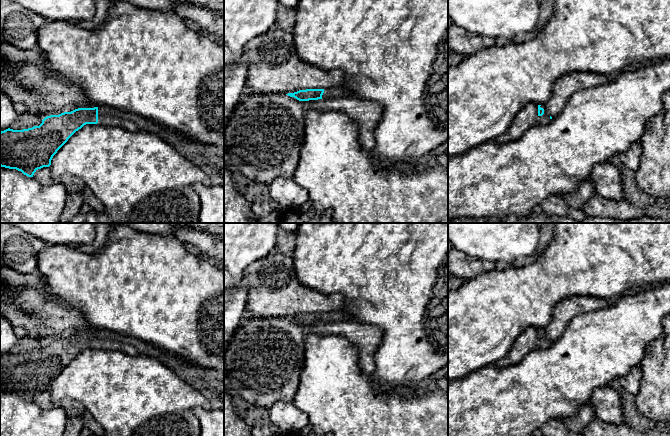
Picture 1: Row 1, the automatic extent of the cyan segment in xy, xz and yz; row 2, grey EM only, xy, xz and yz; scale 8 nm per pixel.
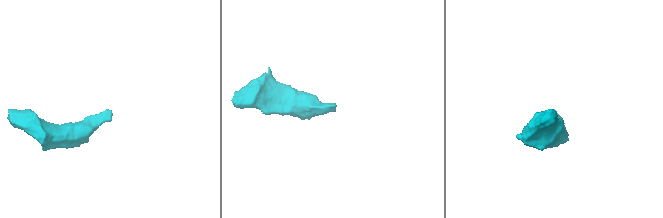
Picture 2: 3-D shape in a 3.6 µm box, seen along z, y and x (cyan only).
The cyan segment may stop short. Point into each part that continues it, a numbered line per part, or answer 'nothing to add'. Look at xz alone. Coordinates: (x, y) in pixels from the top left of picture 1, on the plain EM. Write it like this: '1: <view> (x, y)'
1: xz (337, 316)

